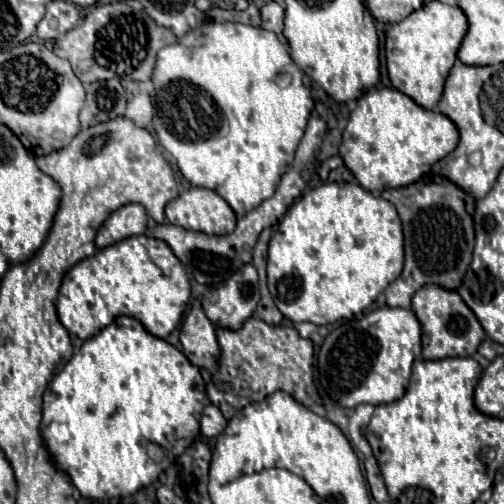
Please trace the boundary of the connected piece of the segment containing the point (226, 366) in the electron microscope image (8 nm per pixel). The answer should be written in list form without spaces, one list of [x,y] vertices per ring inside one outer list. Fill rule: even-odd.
[[[249,318],[237,332],[217,328],[217,340],[221,346],[221,368],[217,370],[217,380],[211,380],[207,386],[207,398],[221,408],[227,420],[245,404],[261,402],[277,390],[291,394],[305,406],[323,406],[313,384],[311,340],[301,338],[295,326],[269,326],[259,318]]]

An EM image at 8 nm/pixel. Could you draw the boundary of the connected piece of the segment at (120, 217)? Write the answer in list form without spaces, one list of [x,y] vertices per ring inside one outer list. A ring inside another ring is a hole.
[[[125,204],[117,208],[117,212],[109,216],[109,220],[105,220],[105,224],[97,232],[95,244],[97,248],[105,248],[127,236],[143,234],[145,228],[147,228],[145,208],[141,204]]]

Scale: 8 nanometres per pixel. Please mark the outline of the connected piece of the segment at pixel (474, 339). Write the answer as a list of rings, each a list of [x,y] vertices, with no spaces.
[[[427,284],[413,296],[413,312],[423,326],[423,358],[437,360],[449,356],[473,356],[477,346],[487,338],[473,310],[455,290],[445,290],[437,284]]]

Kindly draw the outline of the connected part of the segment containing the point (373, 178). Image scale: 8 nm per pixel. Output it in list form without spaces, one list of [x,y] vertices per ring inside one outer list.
[[[377,88],[357,100],[343,130],[339,154],[365,190],[381,192],[383,188],[401,188],[417,182],[435,162],[453,152],[457,142],[459,130],[445,114],[421,108],[395,88]]]

